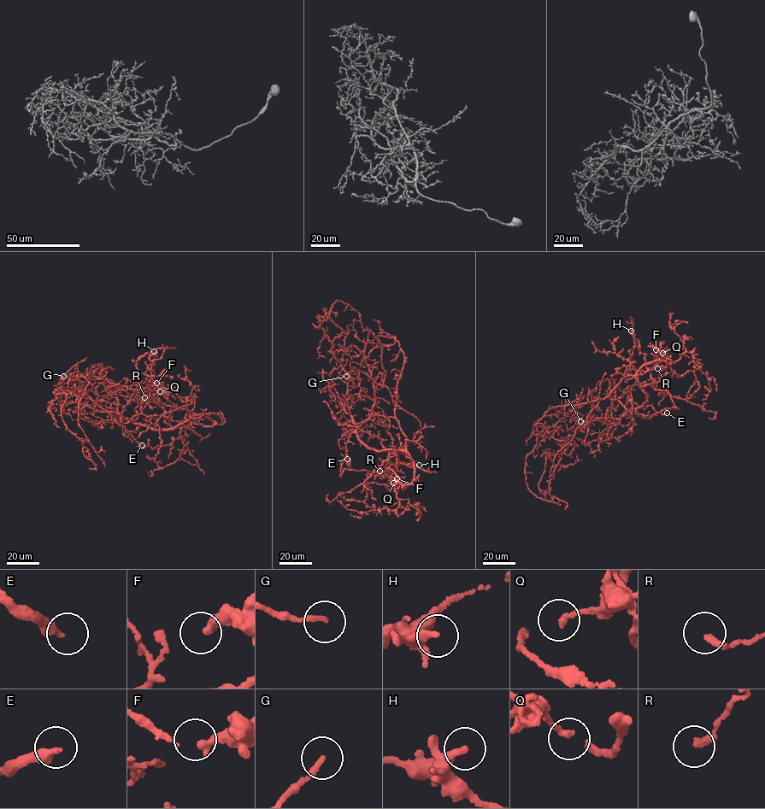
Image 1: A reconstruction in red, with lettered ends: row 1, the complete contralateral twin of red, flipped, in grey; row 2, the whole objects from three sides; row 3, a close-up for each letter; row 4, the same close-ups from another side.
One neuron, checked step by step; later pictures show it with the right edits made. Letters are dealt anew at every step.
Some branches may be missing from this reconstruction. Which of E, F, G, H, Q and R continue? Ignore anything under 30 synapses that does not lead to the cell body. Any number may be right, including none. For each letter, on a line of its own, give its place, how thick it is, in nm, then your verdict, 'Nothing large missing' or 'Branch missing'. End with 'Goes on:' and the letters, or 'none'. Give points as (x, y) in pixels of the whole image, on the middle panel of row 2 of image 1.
E: Place: (347, 459). Thickness 340 nm. Nothing large missing
F: Place: (397, 478). Thickness 320 nm. Nothing large missing
G: Place: (346, 376). Thickness 180 nm. Nothing large missing
H: Place: (419, 465). Thickness 280 nm. Nothing large missing
Q: Place: (393, 483). Thickness 220 nm. Nothing large missing
R: Place: (379, 471). Thickness 240 nm. Nothing large missing
Goes on: none

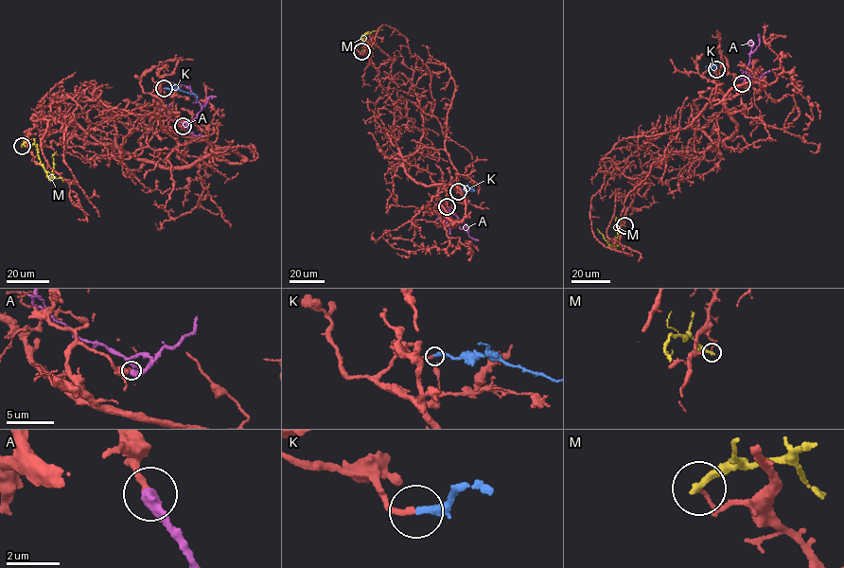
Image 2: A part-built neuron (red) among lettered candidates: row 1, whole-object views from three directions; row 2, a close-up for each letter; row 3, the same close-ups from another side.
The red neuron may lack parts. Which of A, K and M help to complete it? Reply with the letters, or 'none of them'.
K

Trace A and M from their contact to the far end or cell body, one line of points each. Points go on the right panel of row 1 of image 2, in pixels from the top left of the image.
A: (742, 83), (753, 44), (746, 44)
M: (624, 225), (616, 221), (615, 248), (597, 228)

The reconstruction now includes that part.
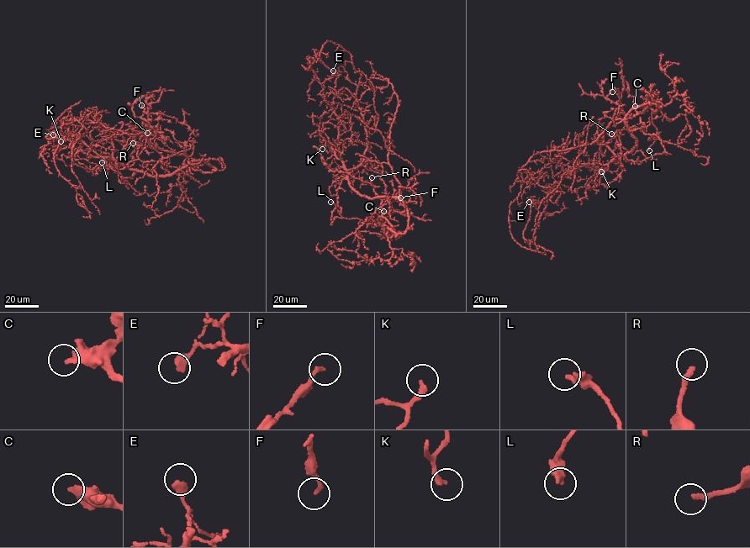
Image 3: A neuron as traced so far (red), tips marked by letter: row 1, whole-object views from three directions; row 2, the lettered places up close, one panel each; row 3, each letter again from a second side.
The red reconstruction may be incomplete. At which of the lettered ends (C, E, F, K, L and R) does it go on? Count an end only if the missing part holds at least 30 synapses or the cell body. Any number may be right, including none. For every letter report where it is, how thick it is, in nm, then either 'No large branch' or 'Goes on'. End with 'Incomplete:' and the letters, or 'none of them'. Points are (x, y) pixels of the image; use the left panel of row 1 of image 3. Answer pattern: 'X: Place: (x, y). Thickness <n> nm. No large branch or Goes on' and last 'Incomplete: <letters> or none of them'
C: Place: (147, 133). Thickness 440 nm. Goes on
E: Place: (53, 134). Thickness 360 nm. No large branch
F: Place: (141, 105). Thickness 160 nm. No large branch
K: Place: (60, 141). Thickness 200 nm. No large branch
L: Place: (102, 162). Thickness 440 nm. No large branch
R: Place: (133, 143). Thickness 240 nm. Goes on
Incomplete: C, R

